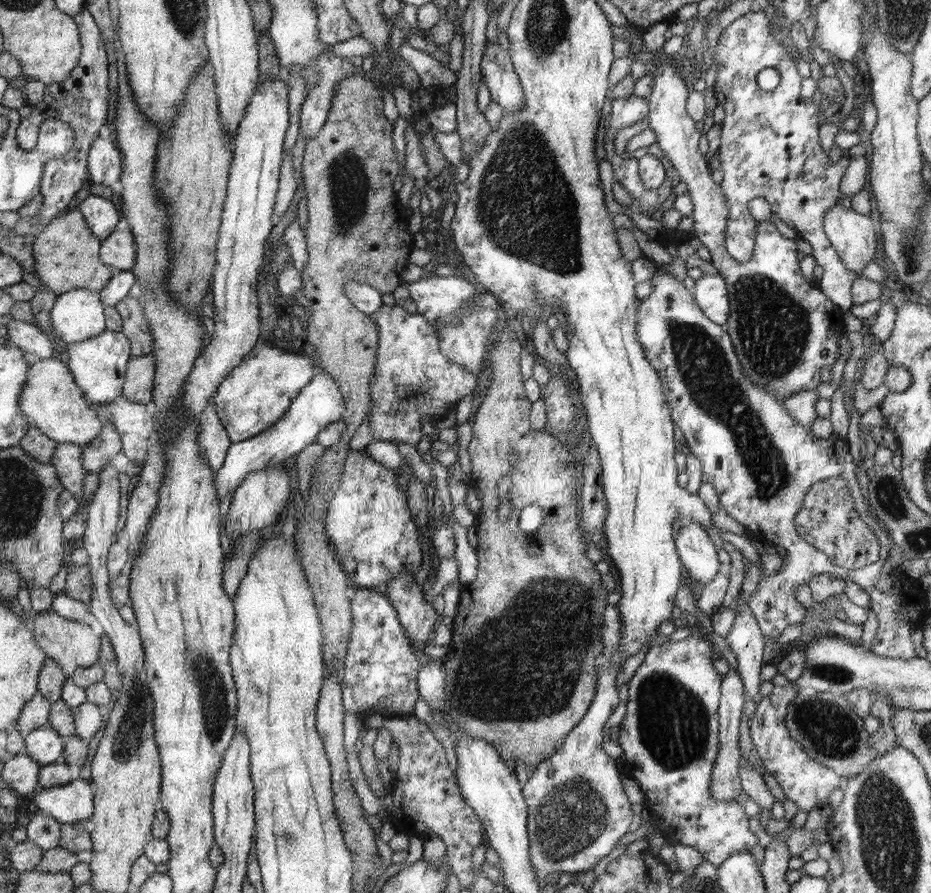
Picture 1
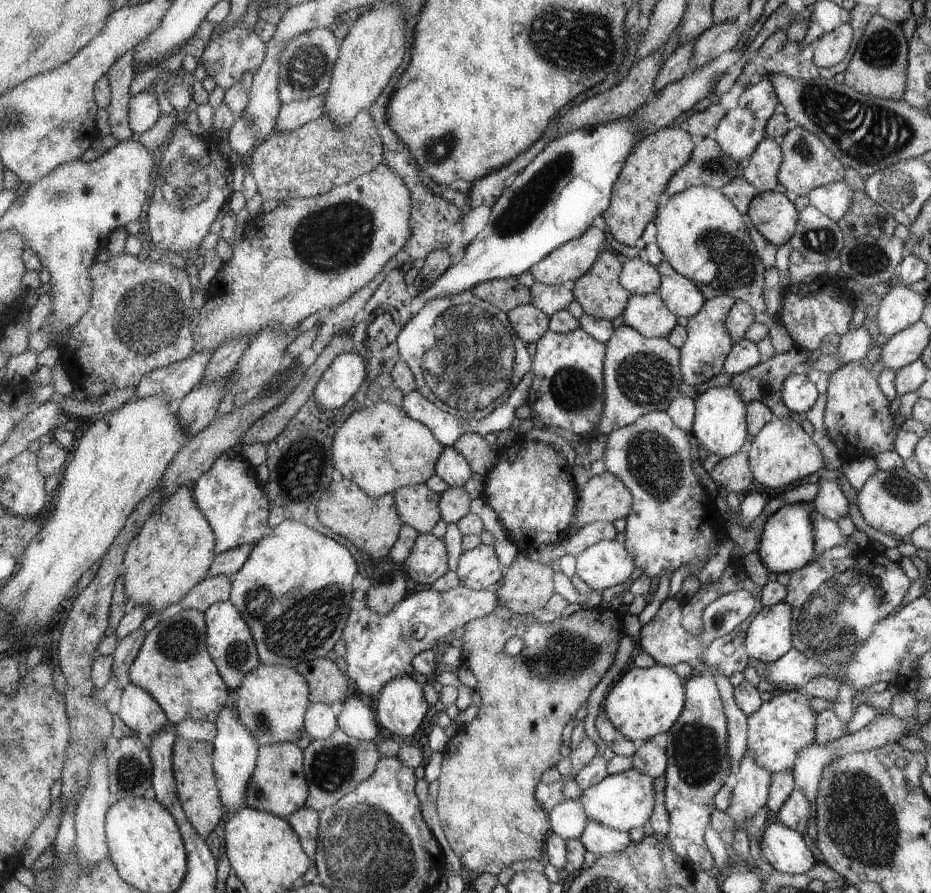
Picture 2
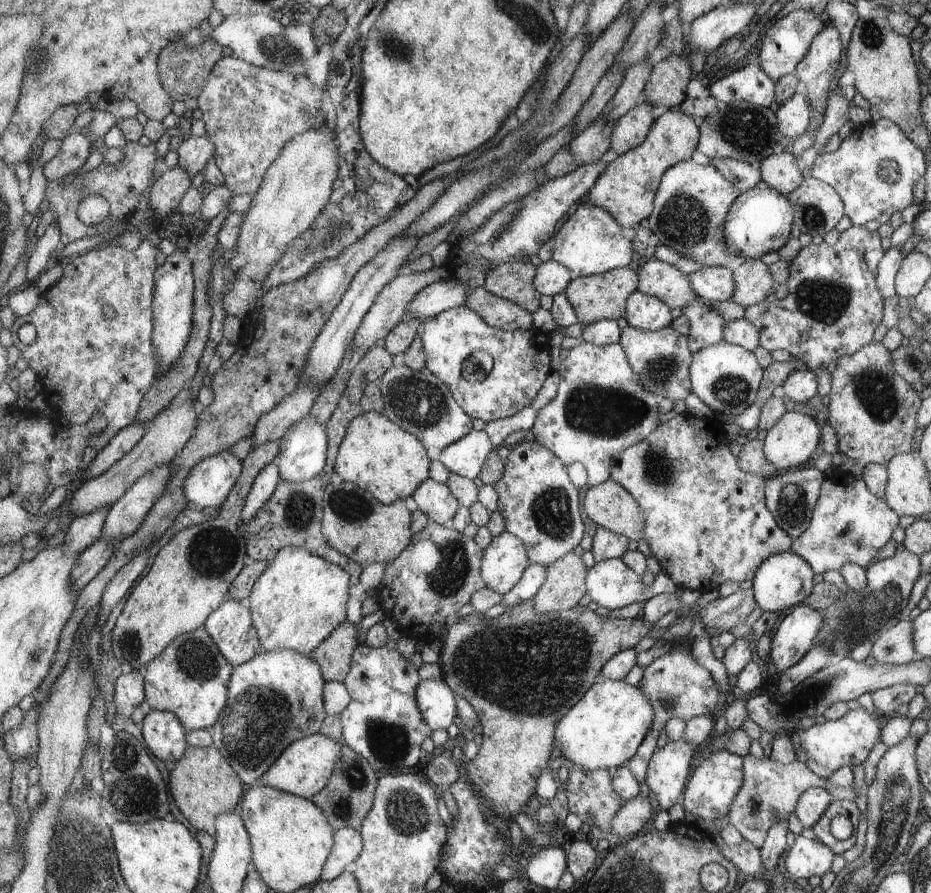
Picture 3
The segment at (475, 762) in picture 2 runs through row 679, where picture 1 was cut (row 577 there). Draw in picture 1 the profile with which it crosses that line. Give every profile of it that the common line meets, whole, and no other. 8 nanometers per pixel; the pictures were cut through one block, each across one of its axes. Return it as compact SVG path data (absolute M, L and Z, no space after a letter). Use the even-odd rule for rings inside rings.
M500 319L499 326L494 329L492 338L492 348L488 350L486 364L490 366L490 380L488 380L488 387L486 388L486 394L482 398L482 403L478 408L476 414L474 414L474 420L472 420L472 439L468 444L468 452L471 458L471 472L470 481L476 488L477 497L482 501L480 512L475 516L475 530L478 534L478 547L477 558L479 562L477 577L472 582L464 584L464 590L460 593L460 602L458 612L453 618L452 629L452 641L448 647L448 659L442 662L444 666L444 674L446 674L446 683L444 683L444 708L443 712L449 716L449 718L455 723L455 726L464 734L469 734L471 738L481 739L488 742L496 751L500 759L514 767L514 764L518 761L523 762L528 771L536 769L538 764L546 761L550 758L554 751L556 751L562 744L563 739L567 737L587 714L589 707L591 706L592 700L596 694L596 682L598 678L598 664L603 654L603 636L602 636L602 624L603 624L603 613L608 606L606 602L606 586L602 582L602 574L594 568L594 562L586 558L584 550L586 550L586 540L584 540L584 532L580 528L579 514L580 509L576 506L576 500L574 496L579 492L576 490L580 485L576 481L576 473L574 469L568 465L570 460L570 454L568 450L564 450L560 446L560 442L552 436L552 432L548 432L546 428L540 430L532 430L530 425L530 408L532 402L526 397L526 391L524 391L524 379L521 376L521 345L522 341L518 338L518 332L510 324L505 323L504 319ZM516 454L518 456L518 463L516 467L512 467L510 463L510 456ZM504 476L510 476L512 480L512 487L510 487L510 493L508 493L508 500L512 504L512 516L510 516L505 522L499 518L499 506L500 495L498 495L498 482L504 478ZM526 506L539 506L544 510L545 525L538 528L538 532L534 534L526 534L522 532L520 526L518 526L518 516L520 510Z

